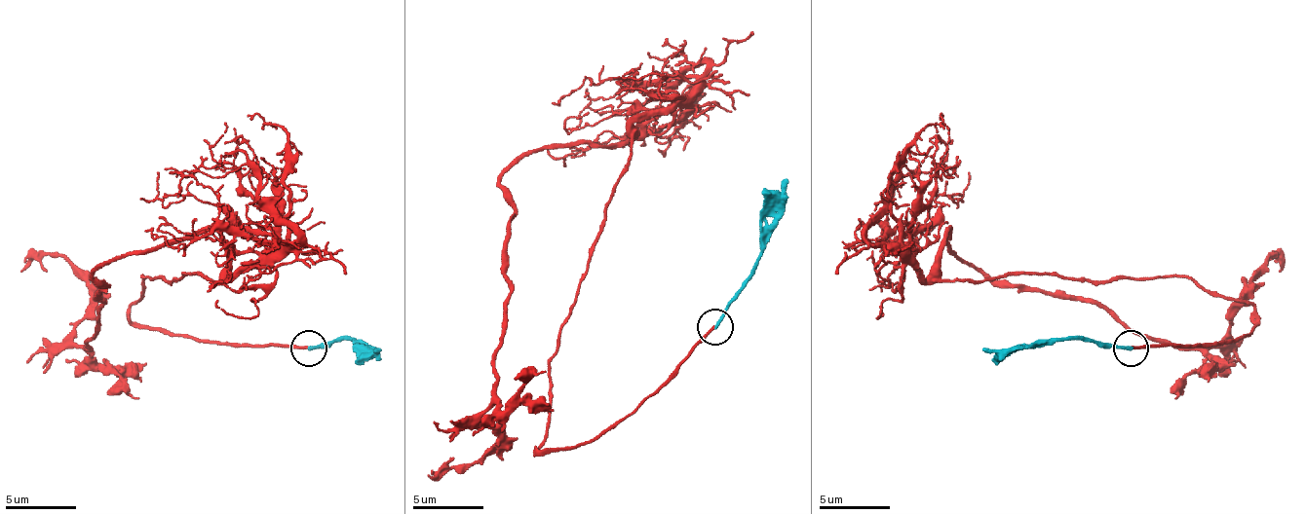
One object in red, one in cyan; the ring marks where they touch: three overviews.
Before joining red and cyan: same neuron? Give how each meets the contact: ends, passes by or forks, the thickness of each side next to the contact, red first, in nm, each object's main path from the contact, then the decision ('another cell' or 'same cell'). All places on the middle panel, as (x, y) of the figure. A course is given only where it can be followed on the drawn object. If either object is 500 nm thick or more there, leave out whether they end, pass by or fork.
red ends; cyan ends; calibres 180 and 240 nm; course red (716, 326), (613, 425), (538, 451), (549, 358), (634, 137), (523, 155), (499, 183), (495, 443), (427, 475); course cyan (716, 326), (727, 301), (751, 273), (762, 215), (787, 180); same cell

